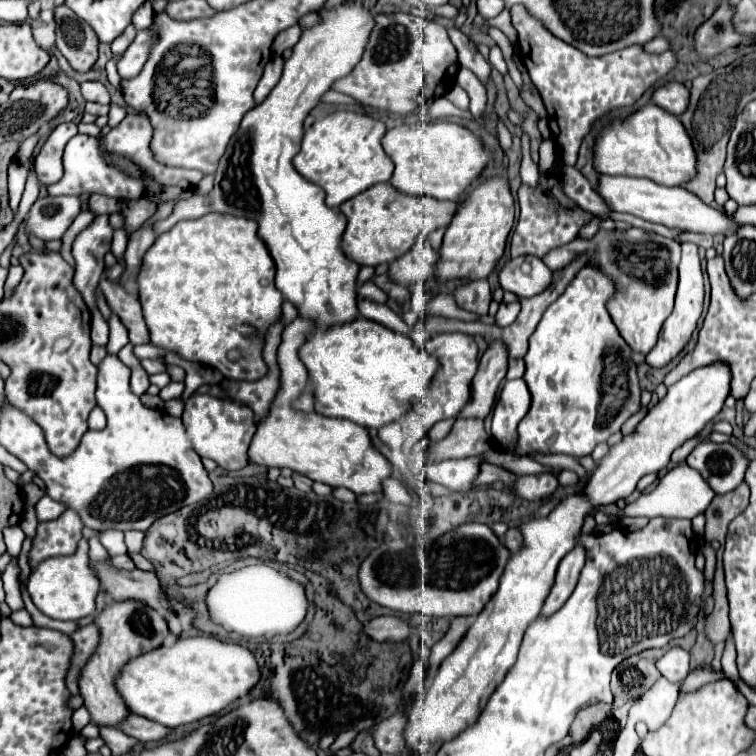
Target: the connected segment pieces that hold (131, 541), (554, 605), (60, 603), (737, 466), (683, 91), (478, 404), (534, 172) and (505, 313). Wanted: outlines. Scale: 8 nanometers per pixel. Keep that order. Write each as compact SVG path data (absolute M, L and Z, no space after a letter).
M128 530L124 534L126 534L128 554L138 554L142 550L142 544L144 544L144 532L140 532L140 530Z
M578 546L574 550L570 550L560 560L554 584L552 584L552 588L550 588L550 592L548 592L546 600L544 600L540 616L552 616L554 612L558 612L564 606L564 602L568 600L568 596L572 594L572 590L576 586L582 564L584 564L584 552Z
M82 538L74 556L54 556L36 566L28 580L28 592L36 608L54 620L80 620L94 614L94 598L98 594L98 578L88 570L88 539Z
M706 440L688 454L686 464L696 468L716 494L726 494L744 482L750 460L730 442L716 444Z
M666 82L664 86L660 86L654 92L652 100L660 108L666 108L668 112L680 116L682 112L686 112L686 108L690 104L690 90L680 82Z
M490 344L484 356L480 358L480 368L472 380L472 394L464 404L458 418L478 418L484 420L496 400L496 392L500 382L506 378L508 360L506 352L498 348L498 344Z
M524 132L522 134L522 168L520 168L522 182L534 186L538 180L538 164L532 162L530 155L530 136Z
M520 302L500 304L500 310L498 310L498 314L496 314L496 326L500 326L500 328L510 326L510 324L516 320L518 312L520 312Z

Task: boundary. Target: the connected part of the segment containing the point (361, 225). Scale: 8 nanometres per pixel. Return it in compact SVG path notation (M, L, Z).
M388 182L376 184L374 188L362 192L362 196L354 196L354 200L342 204L340 210L348 218L348 226L342 236L342 250L350 260L360 266L378 266L394 262L416 244L416 238L428 236L438 228L446 228L458 206L458 202L450 200L404 194Z

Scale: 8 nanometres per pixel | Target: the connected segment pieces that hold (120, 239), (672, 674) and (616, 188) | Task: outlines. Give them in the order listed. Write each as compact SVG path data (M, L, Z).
M116 230L116 232L114 232L114 240L112 240L112 254L114 254L116 258L122 258L122 256L124 256L124 252L126 252L126 242L128 242L126 232Z
M672 648L656 662L656 666L662 672L662 676L668 678L670 682L682 682L690 672L688 662L690 662L690 654L686 650Z
M602 174L598 194L602 194L606 204L614 212L628 212L628 214L634 214L634 216L638 216L642 220L664 224L668 228L678 228L682 232L728 236L728 234L738 232L738 228L742 228L742 224L738 224L730 214L704 204L698 196L694 196L692 192L688 192L686 188L680 188L680 186L666 188L666 186L654 184L652 180L646 180L646 178L606 176L606 174Z

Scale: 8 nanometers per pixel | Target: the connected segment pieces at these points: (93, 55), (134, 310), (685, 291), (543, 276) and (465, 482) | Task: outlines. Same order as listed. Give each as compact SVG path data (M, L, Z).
M66 4L56 6L56 48L68 58L76 72L92 70L98 60L98 38L94 30L80 20Z
M106 278L100 280L102 294L108 300L108 306L120 316L124 326L128 328L130 334L130 344L148 344L150 342L150 330L146 326L144 314L142 314L142 304L136 294L126 292L118 282L110 282Z
M682 244L682 260L678 266L680 272L680 282L678 282L678 292L676 292L676 304L672 314L664 320L660 336L656 346L646 354L646 362L650 366L666 366L690 340L696 322L702 314L702 302L704 302L704 282L702 282L702 270L700 270L700 260L698 260L698 246L696 244Z
M536 256L512 258L500 272L504 290L514 292L518 298L532 298L542 294L552 284L552 270Z
M470 456L462 460L444 460L442 464L428 468L428 480L446 486L452 492L468 492L472 490L472 482L480 474L482 456Z

